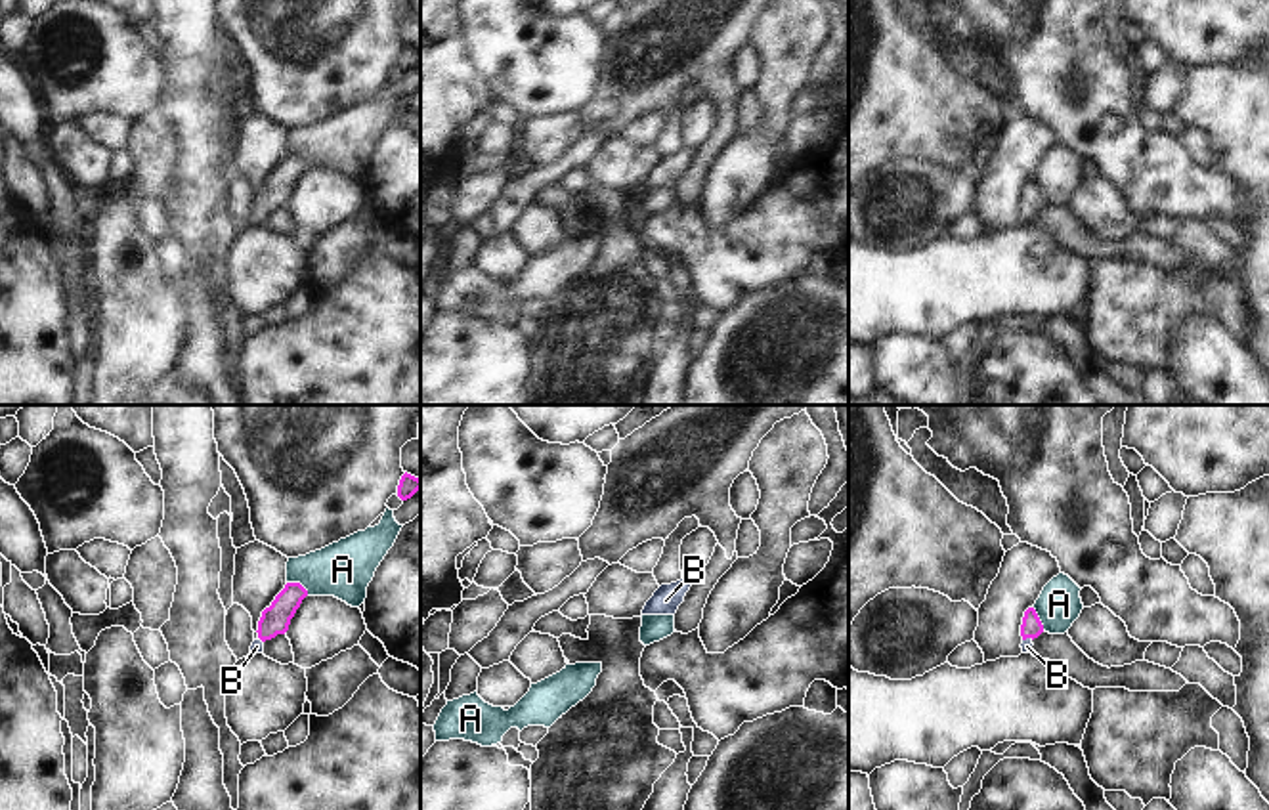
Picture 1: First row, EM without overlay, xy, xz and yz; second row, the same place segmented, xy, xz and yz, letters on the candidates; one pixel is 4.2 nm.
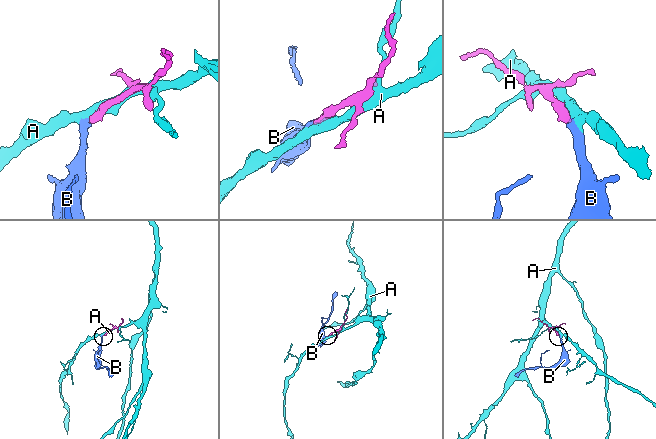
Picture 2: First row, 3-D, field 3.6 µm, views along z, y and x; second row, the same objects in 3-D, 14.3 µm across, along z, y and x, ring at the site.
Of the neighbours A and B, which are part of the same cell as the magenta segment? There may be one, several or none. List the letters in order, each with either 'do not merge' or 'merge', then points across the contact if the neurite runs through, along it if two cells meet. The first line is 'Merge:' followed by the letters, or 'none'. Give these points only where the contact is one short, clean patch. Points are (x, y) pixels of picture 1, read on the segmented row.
Merge: B
A: do not merge
B: merge; way yz (1031, 627), (1027, 637), (1027, 644)

